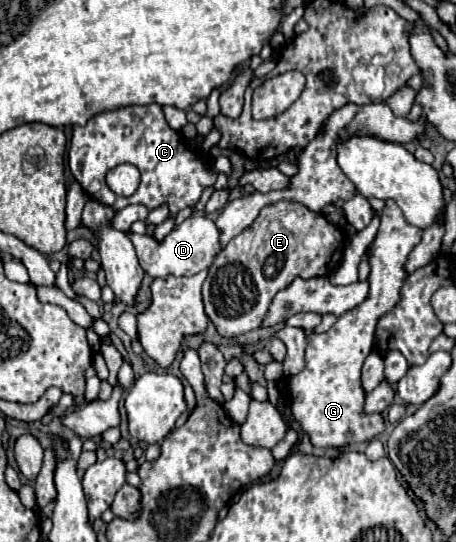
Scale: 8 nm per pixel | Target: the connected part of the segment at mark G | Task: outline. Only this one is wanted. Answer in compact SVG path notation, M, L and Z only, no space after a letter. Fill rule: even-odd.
M387 199L381 211L381 227L367 251L371 267L367 299L339 317L329 331L321 335L307 331L305 369L295 377L283 377L279 381L281 393L291 397L293 417L301 423L315 447L345 447L369 441L383 431L383 417L379 413L363 415L365 391L361 389L361 367L373 349L373 333L379 317L389 313L401 299L401 287L407 281L405 263L421 241L421 235L423 231L419 227L405 221L397 203Z

